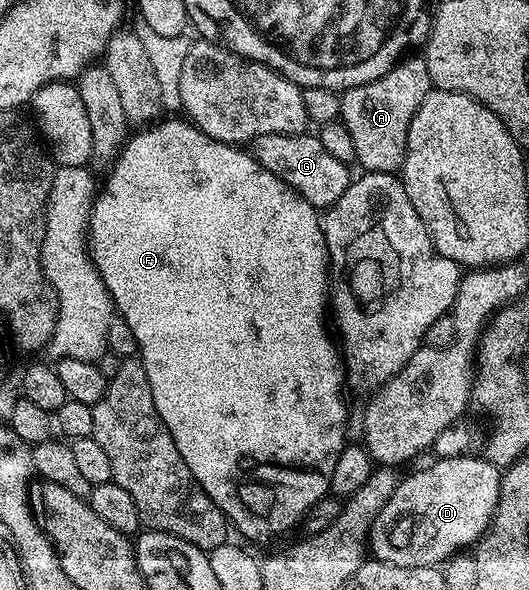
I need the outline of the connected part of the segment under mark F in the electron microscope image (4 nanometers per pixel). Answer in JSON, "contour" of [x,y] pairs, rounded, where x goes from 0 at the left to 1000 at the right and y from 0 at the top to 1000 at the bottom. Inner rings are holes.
{"contour":[[[344,202],[344,203],[346,203],[346,205],[308,205],[308,203],[302,203],[302,205],[301,205],[301,207],[299,207],[299,208],[285,208],[285,210],[280,210],[280,212],[278,212],[278,214],[276,214],[276,215],[270,215],[270,217],[265,217],[265,219],[270,219],[270,220],[267,220],[267,222],[265,222],[265,225],[255,225],[255,224],[250,224],[250,225],[248,225],[248,227],[246,227],[246,231],[242,231],[242,236],[240,236],[240,244],[238,244],[238,246],[234,246],[234,247],[233,247],[233,251],[231,251],[231,253],[227,253],[227,256],[225,256],[225,263],[223,263],[223,266],[219,266],[219,268],[216,268],[216,273],[214,273],[214,278],[212,278],[212,280],[217,280],[217,281],[214,281],[214,283],[212,283],[212,286],[210,286],[210,295],[206,295],[206,297],[204,297],[204,300],[202,300],[202,308],[198,308],[198,310],[197,310],[197,314],[195,314],[195,308],[193,308],[193,314],[191,314],[191,319],[189,319],[189,320],[187,320],[187,322],[185,322],[185,327],[183,327],[183,332],[181,332],[181,336],[180,336],[180,347],[178,347],[178,349],[176,349],[176,351],[174,351],[174,354],[172,354],[172,385],[170,385],[170,390],[168,390],[168,427],[170,427],[170,431],[172,431],[172,442],[174,442],[174,446],[178,446],[178,449],[180,449],[180,451],[181,451],[181,453],[183,453],[183,459],[185,459],[185,461],[187,461],[187,464],[189,464],[189,466],[191,466],[191,473],[193,473],[193,475],[195,475],[195,478],[197,478],[197,480],[198,480],[198,486],[200,486],[200,488],[202,488],[202,492],[204,492],[204,493],[206,493],[206,500],[208,500],[208,502],[210,502],[210,510],[212,510],[212,512],[214,512],[214,514],[216,514],[216,517],[217,517],[217,529],[219,529],[219,532],[223,532],[223,536],[225,536],[225,537],[227,537],[227,539],[229,539],[229,537],[231,537],[231,536],[233,536],[233,544],[234,544],[234,547],[236,547],[236,549],[240,549],[240,558],[242,558],[242,561],[244,561],[244,563],[248,563],[248,571],[250,571],[250,575],[251,575],[251,576],[255,576],[255,585],[257,585],[257,588],[259,588],[259,590],[263,590],[263,593],[259,593],[259,603],[261,603],[261,607],[263,607],[263,610],[265,610],[265,612],[268,612],[268,614],[270,614],[270,620],[272,620],[272,622],[274,622],[274,636],[282,636],[282,649],[284,649],[284,651],[285,651],[285,661],[287,661],[287,663],[289,663],[289,683],[297,683],[297,703],[304,703],[304,710],[306,710],[306,712],[308,712],[308,715],[310,715],[310,717],[312,717],[312,724],[319,724],[319,737],[327,737],[327,751],[335,751],[335,764],[342,764],[342,778],[350,778],[350,785],[357,785],[357,798],[359,798],[359,800],[361,800],[361,805],[363,805],[363,810],[365,810],[365,814],[367,814],[367,815],[371,815],[371,817],[372,817],[372,819],[380,819],[380,825],[382,825],[382,827],[384,827],[384,831],[386,831],[386,832],[388,832],[388,834],[389,834],[389,836],[391,836],[391,837],[393,837],[393,839],[395,839],[395,846],[403,846],[403,853],[405,853],[405,854],[406,854],[406,858],[408,858],[408,859],[412,859],[412,863],[414,863],[414,864],[418,864],[418,866],[420,866],[420,868],[422,868],[422,871],[423,871],[423,873],[425,873],[425,875],[427,875],[427,876],[429,876],[429,881],[431,881],[431,885],[435,885],[435,888],[437,888],[437,890],[439,890],[439,892],[440,892],[440,897],[442,897],[442,902],[444,902],[444,897],[446,897],[446,900],[448,900],[448,902],[452,902],[452,903],[454,903],[454,907],[456,907],[456,908],[459,908],[459,910],[461,910],[461,914],[463,914],[463,915],[467,915],[467,917],[512,917],[512,915],[516,915],[516,914],[518,914],[518,910],[527,910],[527,908],[531,908],[531,907],[533,907],[533,903],[543,903],[543,902],[546,902],[546,900],[548,900],[548,897],[558,897],[558,895],[561,895],[561,893],[563,893],[563,890],[565,890],[565,895],[567,895],[567,892],[571,892],[571,890],[573,890],[573,888],[575,888],[575,883],[577,883],[577,878],[578,878],[578,876],[580,876],[580,875],[582,875],[582,871],[586,871],[586,868],[588,868],[588,864],[590,864],[590,863],[594,863],[594,859],[595,859],[595,854],[597,854],[597,853],[601,853],[601,849],[603,849],[603,847],[605,847],[605,846],[609,846],[609,842],[614,842],[614,841],[620,841],[620,837],[624,837],[624,836],[626,836],[626,807],[628,807],[628,805],[629,805],[629,792],[637,792],[637,778],[639,778],[639,776],[641,776],[641,773],[643,773],[643,771],[645,771],[645,764],[647,764],[647,763],[648,763],[648,758],[650,758],[650,753],[652,753],[652,742],[648,742],[648,739],[652,739],[652,737],[654,737],[654,734],[656,734],[656,686],[654,686],[654,683],[652,683],[652,681],[648,681],[648,659],[650,659],[650,661],[652,661],[652,632],[650,632],[650,627],[648,627],[648,625],[647,625],[647,624],[645,624],[645,598],[643,598],[643,593],[641,593],[641,592],[639,592],[639,590],[637,590],[637,585],[635,585],[635,580],[633,580],[633,585],[631,585],[631,581],[629,581],[629,580],[626,580],[626,571],[624,571],[624,568],[622,568],[622,566],[618,566],[618,551],[616,551],[616,547],[614,547],[614,546],[611,546],[611,531],[612,531],[612,537],[614,537],[614,525],[616,525],[616,524],[618,524],[618,522],[620,522],[620,517],[622,517],[622,444],[620,444],[620,441],[618,441],[618,414],[616,414],[616,412],[614,412],[614,398],[612,398],[612,397],[611,397],[611,385],[609,385],[609,380],[607,380],[607,368],[605,368],[605,363],[603,363],[603,361],[601,361],[601,359],[599,359],[599,356],[595,356],[595,354],[594,354],[594,351],[592,351],[592,349],[590,349],[590,347],[588,347],[588,346],[584,346],[584,344],[582,344],[582,341],[578,341],[578,339],[577,339],[577,336],[573,336],[573,334],[571,334],[571,331],[569,331],[569,329],[567,329],[567,327],[563,327],[563,325],[561,325],[561,324],[554,324],[554,317],[546,317],[546,315],[544,315],[544,314],[543,314],[543,312],[541,312],[541,310],[537,310],[537,308],[535,308],[535,307],[533,307],[533,305],[531,305],[531,303],[524,303],[524,297],[516,297],[516,295],[514,295],[514,293],[512,293],[512,292],[510,292],[510,290],[507,290],[507,288],[505,288],[505,285],[503,285],[503,283],[499,283],[499,280],[497,280],[497,278],[493,278],[493,275],[490,275],[490,269],[488,269],[488,264],[482,264],[482,263],[476,263],[476,261],[474,261],[474,266],[473,266],[473,263],[471,263],[471,261],[467,261],[467,259],[465,259],[465,256],[463,256],[463,254],[459,254],[459,253],[465,253],[465,251],[459,251],[459,249],[454,249],[454,247],[452,247],[452,246],[450,246],[450,244],[440,244],[440,246],[429,246],[429,244],[427,244],[427,242],[423,242],[423,241],[422,241],[422,239],[412,239],[412,237],[410,237],[410,236],[403,236],[403,234],[401,234],[401,232],[397,232],[397,231],[395,231],[395,229],[391,229],[391,227],[388,227],[388,225],[384,225],[384,224],[382,224],[382,220],[378,220],[378,219],[376,219],[376,217],[374,217],[374,214],[371,214],[371,212],[369,212],[369,210],[363,210],[363,208],[361,208],[361,205],[359,205],[359,203],[353,203],[353,202]]]}

